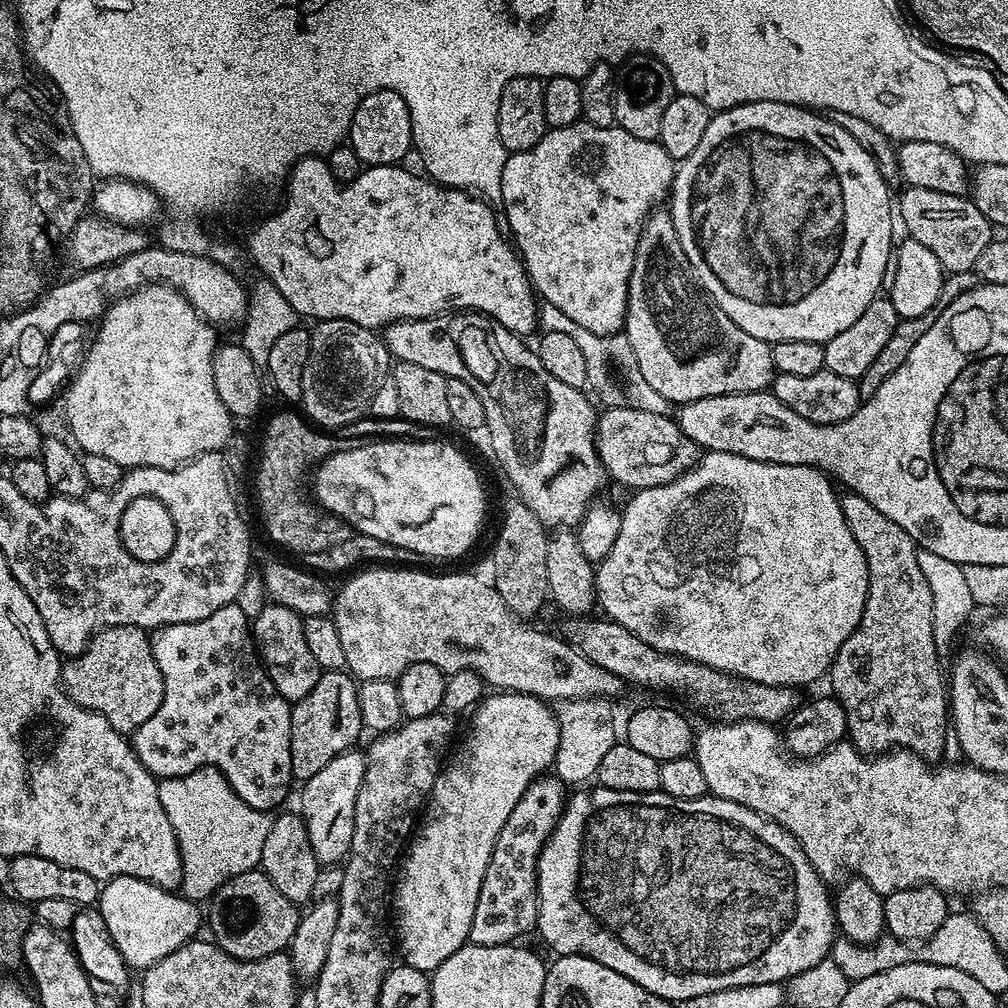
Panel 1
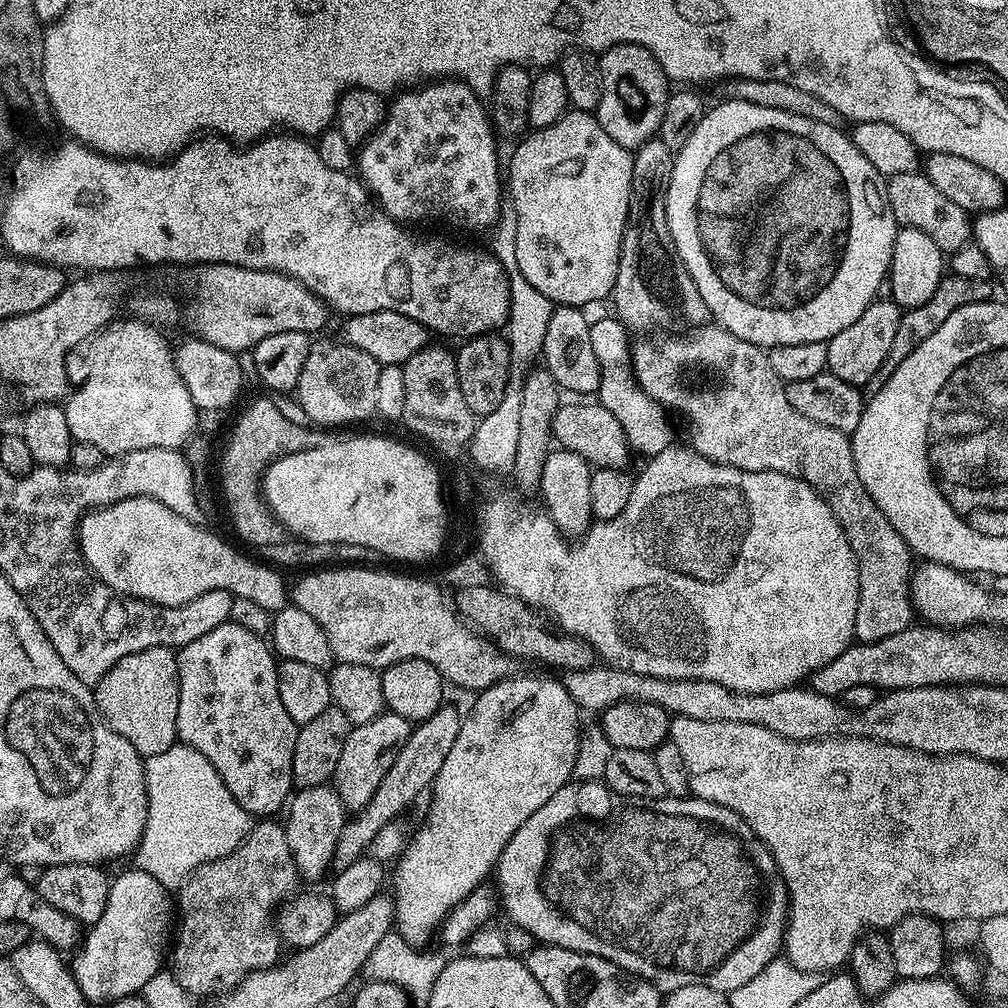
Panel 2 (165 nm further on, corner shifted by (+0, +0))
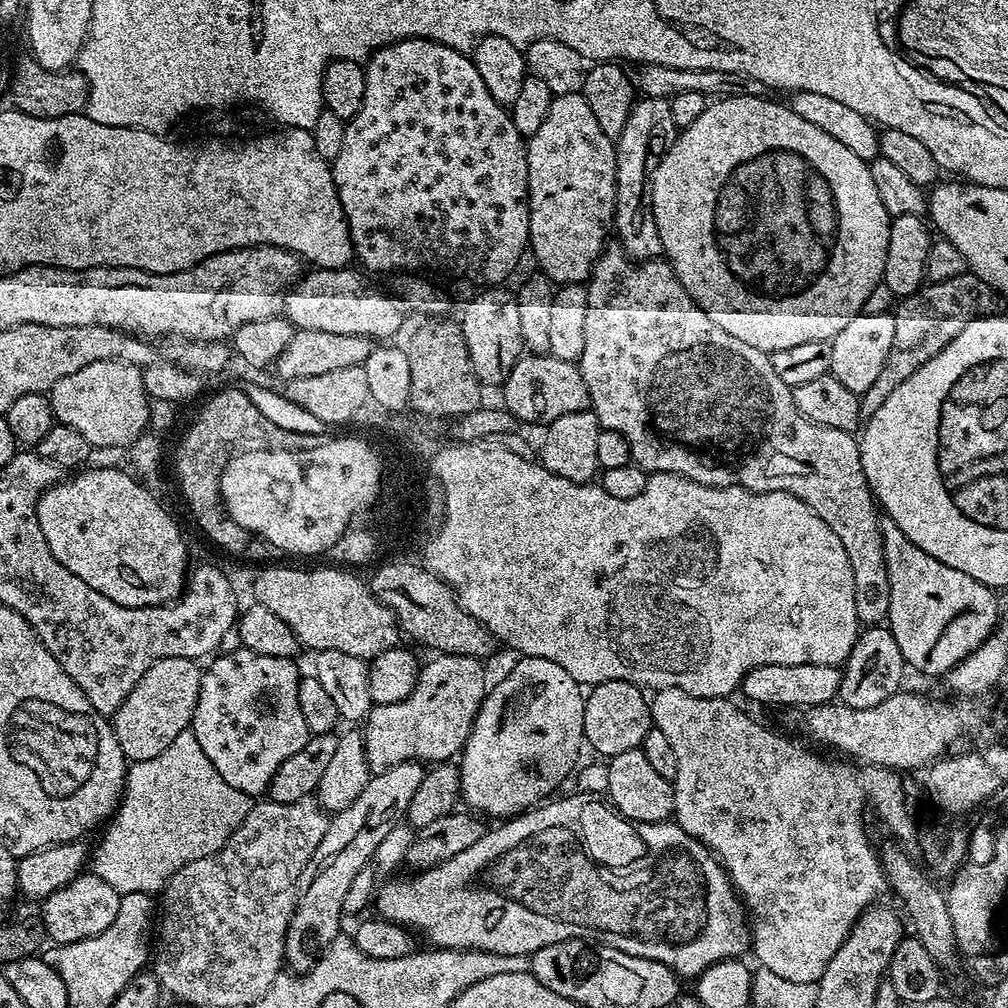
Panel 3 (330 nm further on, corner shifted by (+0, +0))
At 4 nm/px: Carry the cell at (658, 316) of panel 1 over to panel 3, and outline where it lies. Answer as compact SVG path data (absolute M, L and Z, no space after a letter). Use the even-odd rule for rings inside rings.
M645 96L632 105L630 118L622 126L622 134L615 137L616 145L616 214L614 232L620 235L619 247L625 256L636 262L657 259L664 252L658 234L658 222L652 205L652 170L660 157L666 155L676 141L678 129L674 114L670 114L670 100Z

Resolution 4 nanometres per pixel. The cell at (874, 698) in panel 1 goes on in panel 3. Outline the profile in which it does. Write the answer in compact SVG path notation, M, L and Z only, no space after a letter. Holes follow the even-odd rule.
M619 247L611 248L601 252L600 259L592 267L592 275L586 281L588 289L586 346L578 361L580 373L588 387L591 411L596 413L601 429L622 434L622 438L626 438L632 451L632 460L649 474L669 472L698 482L702 486L714 486L715 488L739 486L749 488L751 492L788 492L794 498L806 502L806 506L810 506L810 510L814 510L814 514L818 514L818 518L822 518L822 522L826 522L830 530L838 534L838 542L846 546L846 554L850 558L850 566L854 574L854 607L858 610L861 625L883 625L887 621L890 610L892 583L880 529L882 516L878 511L875 496L868 489L866 474L862 470L859 439L846 430L834 430L807 420L794 406L792 389L788 388L786 382L782 382L782 378L778 378L778 373L774 371L771 355L754 346L746 346L746 342L734 338L734 334L726 334L722 326L716 325L710 319L710 314L706 314L696 305L696 301L682 286L671 264L660 258L640 263L630 262L629 257L625 256Z

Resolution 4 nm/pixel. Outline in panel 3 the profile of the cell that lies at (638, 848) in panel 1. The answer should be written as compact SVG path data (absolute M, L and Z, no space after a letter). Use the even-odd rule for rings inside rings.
M579 795L564 796L561 800L549 799L539 806L522 812L503 821L501 828L485 831L484 836L470 850L462 850L454 858L432 868L425 868L411 880L404 876L401 880L392 880L389 884L381 883L374 896L374 908L377 908L379 919L393 920L402 924L409 930L421 928L424 936L429 940L429 945L436 948L458 948L461 950L479 950L493 952L506 956L528 956L533 952L542 950L542 946L550 946L554 942L563 940L587 940L598 944L609 944L614 950L622 950L638 958L650 958L654 962L662 962L670 966L677 977L684 976L703 977L706 969L722 962L743 957L750 948L750 924L746 919L744 901L740 899L732 879L724 865L716 859L701 840L696 840L682 830L675 822L663 820L662 822L634 822L628 820L619 812L613 810L607 803L599 804L599 799L584 798L580 801Z

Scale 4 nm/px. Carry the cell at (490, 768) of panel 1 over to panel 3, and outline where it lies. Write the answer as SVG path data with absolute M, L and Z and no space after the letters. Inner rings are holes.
M525 656L517 661L510 674L494 688L487 689L470 738L465 742L464 751L458 760L463 803L468 803L469 805L465 805L473 813L483 814L485 817L518 816L551 797L555 793L552 791L568 775L568 779L573 775L580 747L583 749L586 744L583 687L562 666L549 659Z

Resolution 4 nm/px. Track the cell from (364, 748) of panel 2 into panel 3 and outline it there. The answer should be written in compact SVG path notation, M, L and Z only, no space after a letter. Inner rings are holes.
M436 654L431 658L433 660L429 664L427 661L421 667L418 682L406 699L393 704L377 704L368 713L368 719L362 728L362 735L368 766L373 773L383 774L388 768L398 766L407 760L448 762L463 753L464 744L470 738L472 727L478 718L478 712L486 695L484 668L480 665L483 663L474 656Z

